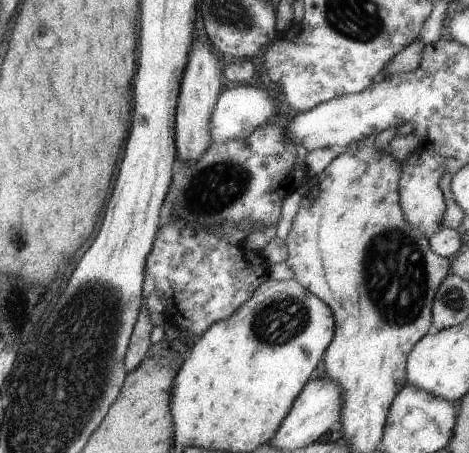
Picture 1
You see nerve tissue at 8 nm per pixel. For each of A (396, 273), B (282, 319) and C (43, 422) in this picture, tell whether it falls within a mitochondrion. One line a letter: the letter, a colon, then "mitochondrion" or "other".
A: mitochondrion
B: mitochondrion
C: mitochondrion

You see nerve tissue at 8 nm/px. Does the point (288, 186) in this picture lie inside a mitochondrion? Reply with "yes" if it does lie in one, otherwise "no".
no

